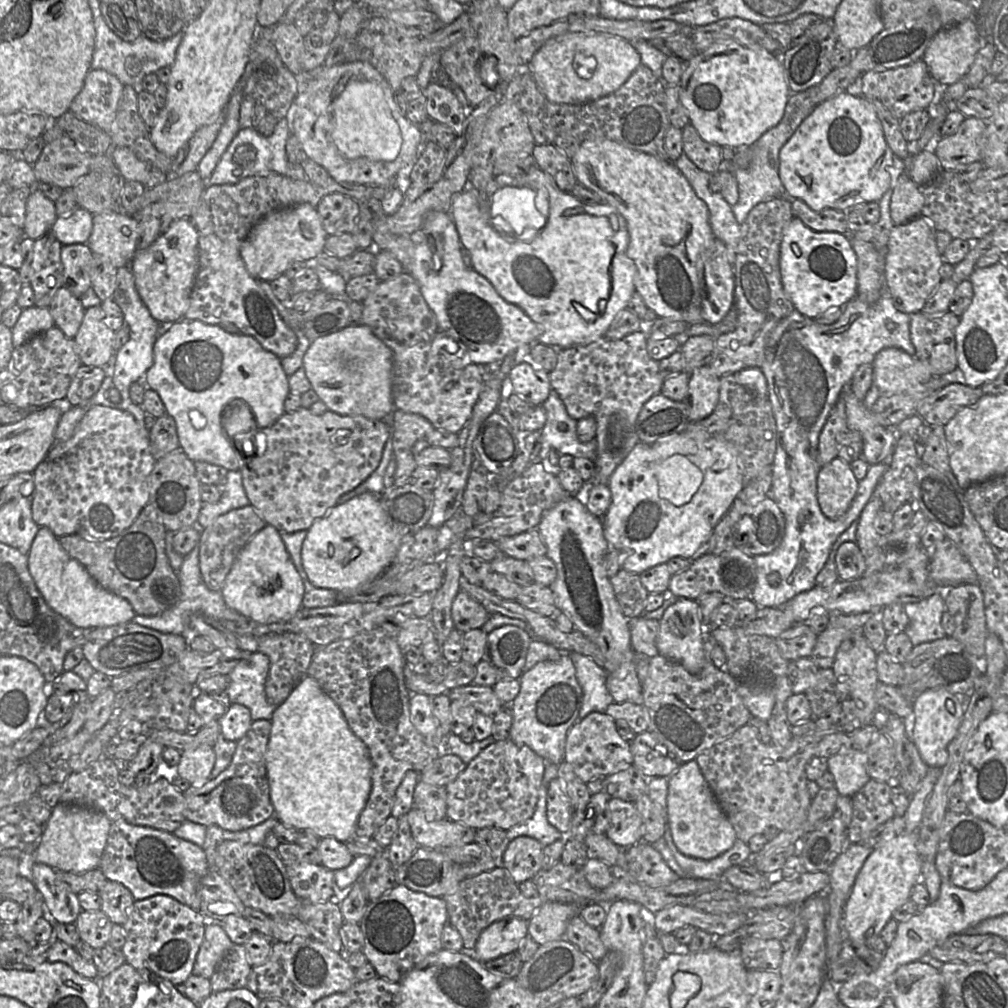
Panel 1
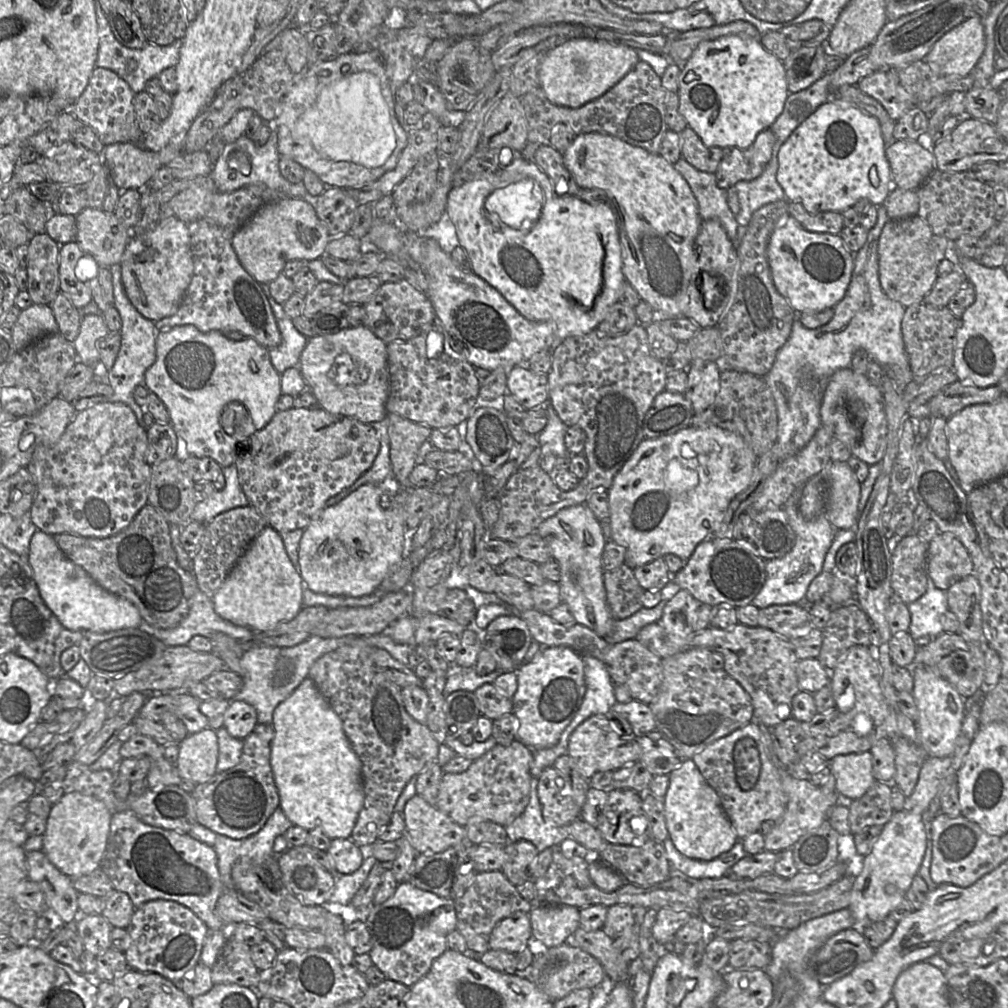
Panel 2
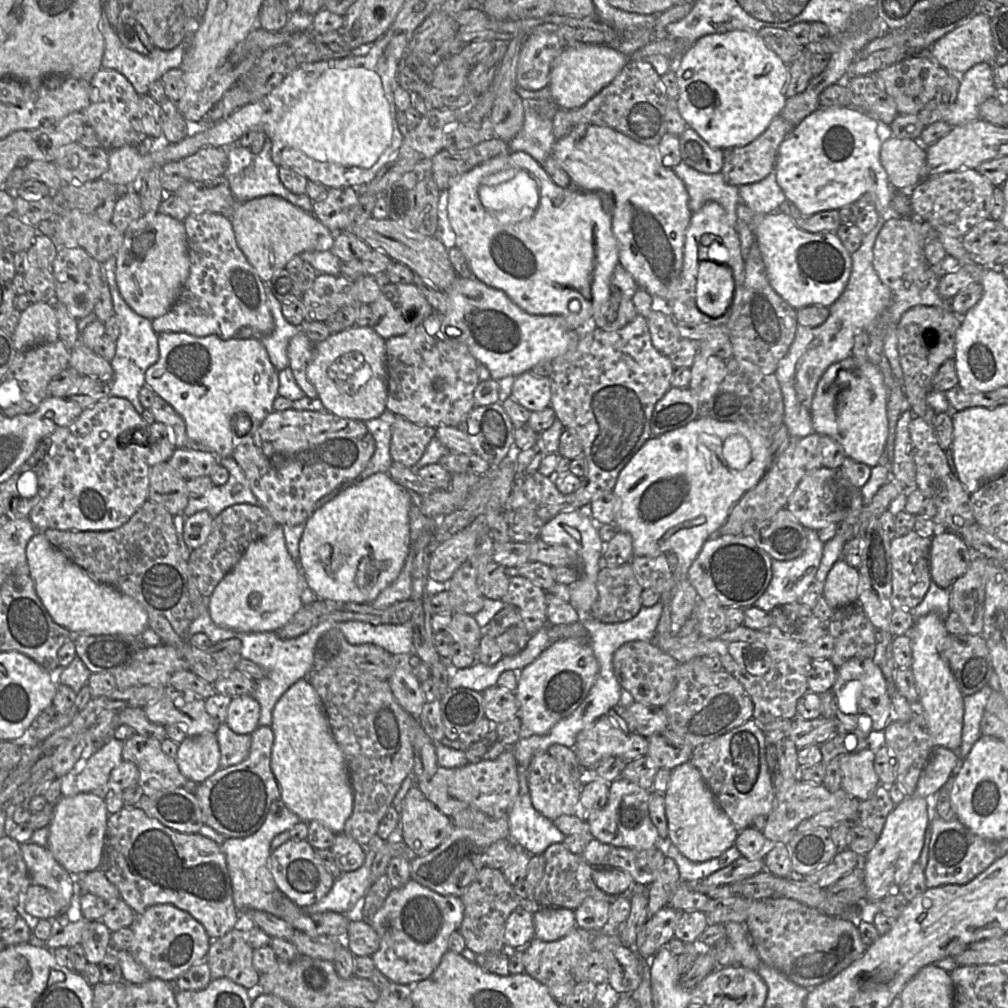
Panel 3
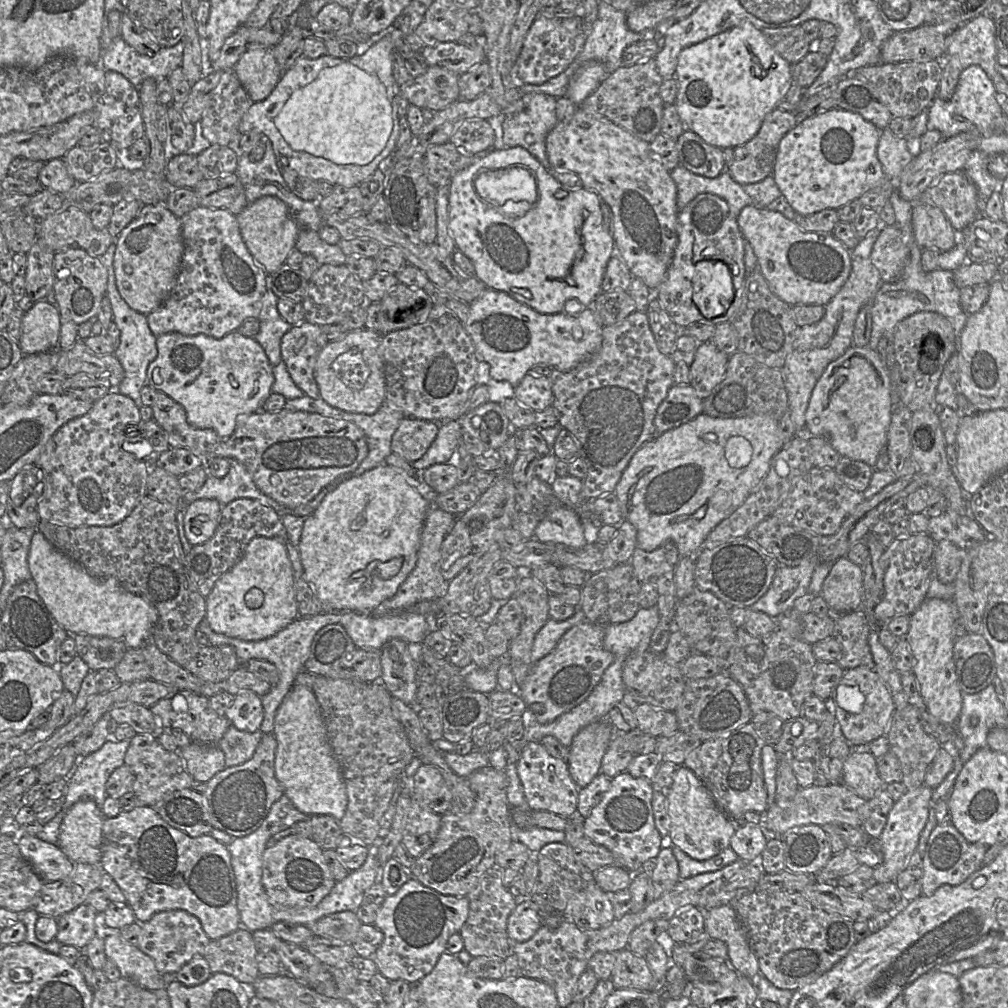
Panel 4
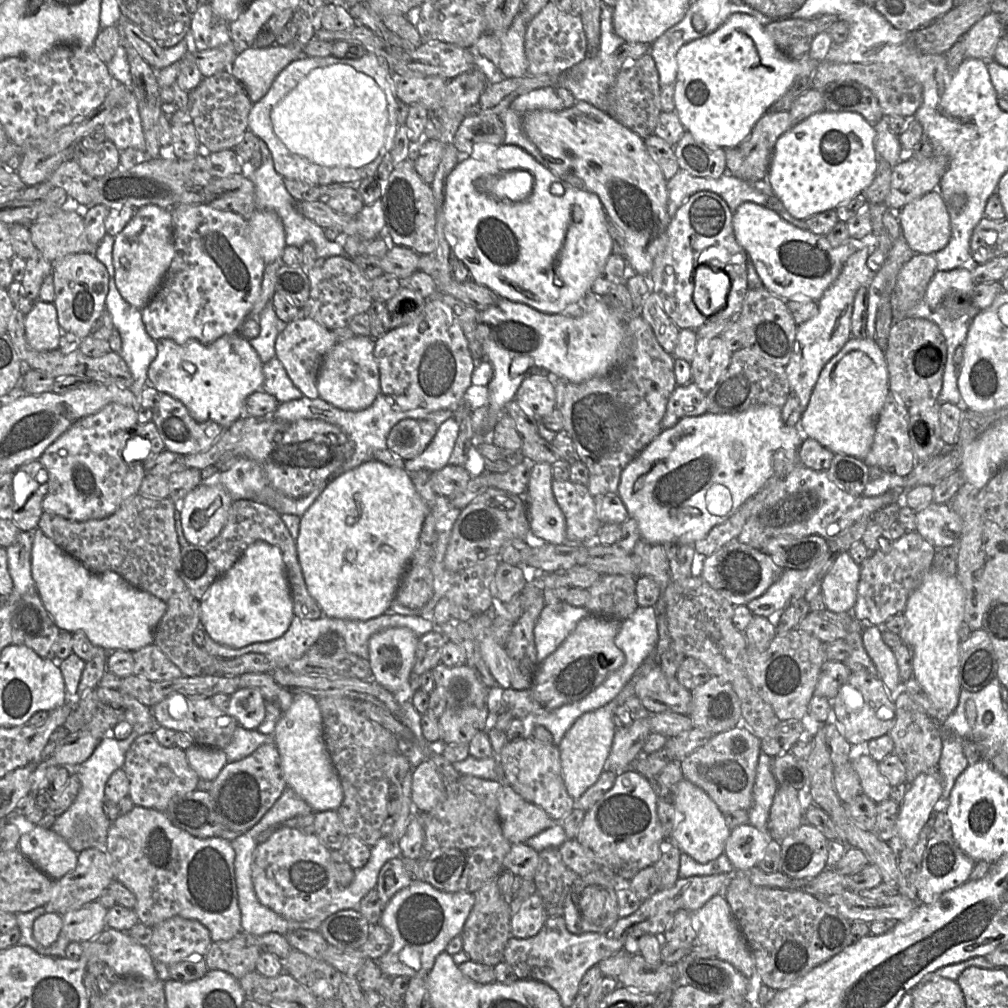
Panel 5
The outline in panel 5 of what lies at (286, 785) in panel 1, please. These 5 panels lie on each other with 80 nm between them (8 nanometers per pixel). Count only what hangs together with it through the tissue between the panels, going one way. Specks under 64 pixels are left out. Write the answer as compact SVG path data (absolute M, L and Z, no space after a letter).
M306 693L294 695L290 708L282 713L277 722L273 736L287 786L315 812L337 811L343 801L343 789L324 741L322 716L317 699Z

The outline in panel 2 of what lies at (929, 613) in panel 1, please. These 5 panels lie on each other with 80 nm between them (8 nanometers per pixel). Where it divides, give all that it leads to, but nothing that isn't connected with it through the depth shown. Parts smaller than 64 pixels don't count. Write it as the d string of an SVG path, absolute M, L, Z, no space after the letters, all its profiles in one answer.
M930 578L927 591L907 607L911 615L908 632L917 645L944 633L942 617L948 611L947 591L937 588Z

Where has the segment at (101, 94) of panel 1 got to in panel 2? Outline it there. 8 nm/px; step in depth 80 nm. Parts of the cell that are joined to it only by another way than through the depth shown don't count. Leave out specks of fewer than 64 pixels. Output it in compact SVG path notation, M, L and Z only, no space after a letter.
M96 67L88 85L69 111L80 121L90 126L104 146L120 142L140 140L142 131L138 127L134 109L135 93L127 82L114 71Z

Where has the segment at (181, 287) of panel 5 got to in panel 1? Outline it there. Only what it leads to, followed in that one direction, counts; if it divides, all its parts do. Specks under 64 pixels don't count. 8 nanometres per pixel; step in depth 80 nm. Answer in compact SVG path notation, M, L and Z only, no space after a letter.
M214 234L199 235L198 271L184 318L209 325L232 323L240 332L252 336L279 359L291 355L297 347L295 332L283 321L264 291L247 271L239 248Z

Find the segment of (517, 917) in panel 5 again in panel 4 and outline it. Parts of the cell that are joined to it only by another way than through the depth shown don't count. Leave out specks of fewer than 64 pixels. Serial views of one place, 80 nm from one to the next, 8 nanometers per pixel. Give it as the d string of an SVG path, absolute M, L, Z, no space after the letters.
M531 898L518 901L518 905L508 918L507 932L515 942L525 942L531 939L543 925L543 916Z

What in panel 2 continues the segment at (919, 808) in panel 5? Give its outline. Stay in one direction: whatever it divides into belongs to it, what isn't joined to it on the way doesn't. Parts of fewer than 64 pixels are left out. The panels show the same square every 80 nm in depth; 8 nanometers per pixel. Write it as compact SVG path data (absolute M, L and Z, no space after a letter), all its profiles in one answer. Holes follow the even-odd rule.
M904 809L894 811L872 850L864 857L862 869L852 887L848 908L855 920L855 927L861 928L883 920L900 904L919 872L925 851L926 830L922 814ZM888 886L895 886L896 892L889 893Z

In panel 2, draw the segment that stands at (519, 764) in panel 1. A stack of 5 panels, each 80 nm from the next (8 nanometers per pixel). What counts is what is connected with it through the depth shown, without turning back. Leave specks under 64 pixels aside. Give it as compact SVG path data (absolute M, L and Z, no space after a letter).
M517 739L508 746L496 744L474 760L466 771L442 775L435 807L463 827L472 817L506 827L524 812L529 803L532 761L532 749Z

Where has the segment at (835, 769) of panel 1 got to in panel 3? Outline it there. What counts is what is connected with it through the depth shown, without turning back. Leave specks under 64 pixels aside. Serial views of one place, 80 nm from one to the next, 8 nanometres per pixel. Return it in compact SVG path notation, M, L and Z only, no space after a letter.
M864 749L837 757L842 772L842 788L860 801L871 798L881 784L874 769L875 753Z

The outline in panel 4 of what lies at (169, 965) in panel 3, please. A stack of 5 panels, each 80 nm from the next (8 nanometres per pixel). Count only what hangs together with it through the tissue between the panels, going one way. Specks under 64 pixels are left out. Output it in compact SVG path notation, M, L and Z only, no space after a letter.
M184 910L161 911L142 924L137 947L150 956L161 973L175 974L195 957L203 957L210 943L197 917Z

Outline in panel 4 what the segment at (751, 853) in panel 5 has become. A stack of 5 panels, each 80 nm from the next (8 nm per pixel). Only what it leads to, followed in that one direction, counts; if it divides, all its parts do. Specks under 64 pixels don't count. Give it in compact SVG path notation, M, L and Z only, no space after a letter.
M761 824L738 827L730 839L729 847L746 863L756 863L769 841L769 835Z

